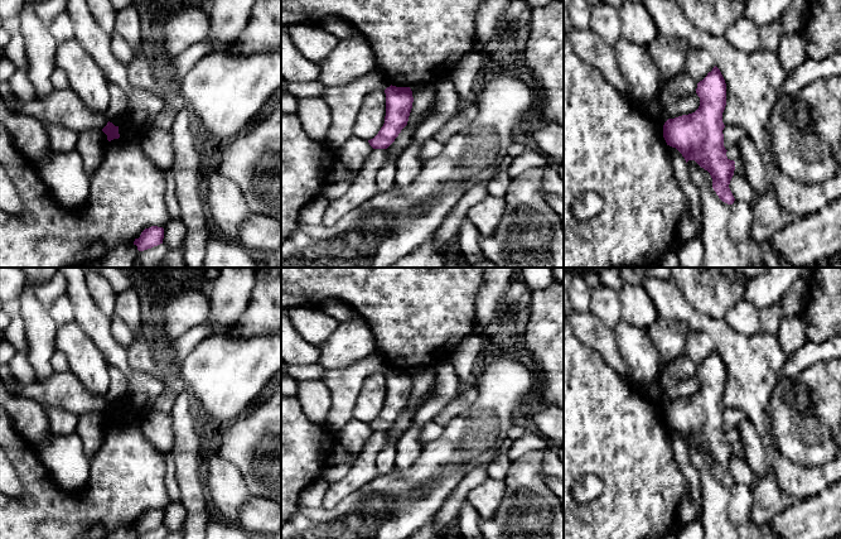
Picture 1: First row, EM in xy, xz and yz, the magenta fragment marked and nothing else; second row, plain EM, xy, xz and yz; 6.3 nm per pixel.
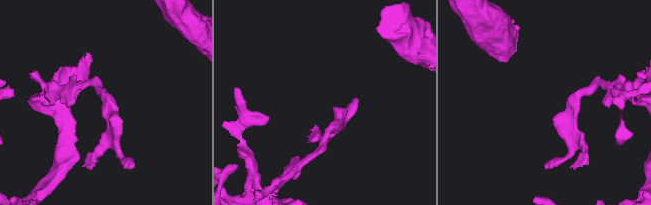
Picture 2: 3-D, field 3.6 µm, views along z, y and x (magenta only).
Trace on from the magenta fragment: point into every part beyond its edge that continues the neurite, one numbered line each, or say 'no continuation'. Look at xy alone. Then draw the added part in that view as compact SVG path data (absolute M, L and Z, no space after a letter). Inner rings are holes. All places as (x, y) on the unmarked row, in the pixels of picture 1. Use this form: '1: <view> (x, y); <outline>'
no continuation

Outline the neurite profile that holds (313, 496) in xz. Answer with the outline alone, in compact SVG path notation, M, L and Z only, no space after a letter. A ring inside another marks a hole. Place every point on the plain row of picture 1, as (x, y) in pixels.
M323 478L316 480L303 491L299 497L299 506L320 507L328 489L329 483L327 481Z

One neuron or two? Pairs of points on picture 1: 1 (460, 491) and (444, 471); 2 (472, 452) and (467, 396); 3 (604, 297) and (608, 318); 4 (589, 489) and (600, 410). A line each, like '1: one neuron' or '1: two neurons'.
1: two neurons
2: two neurons
3: one neuron
4: two neurons

